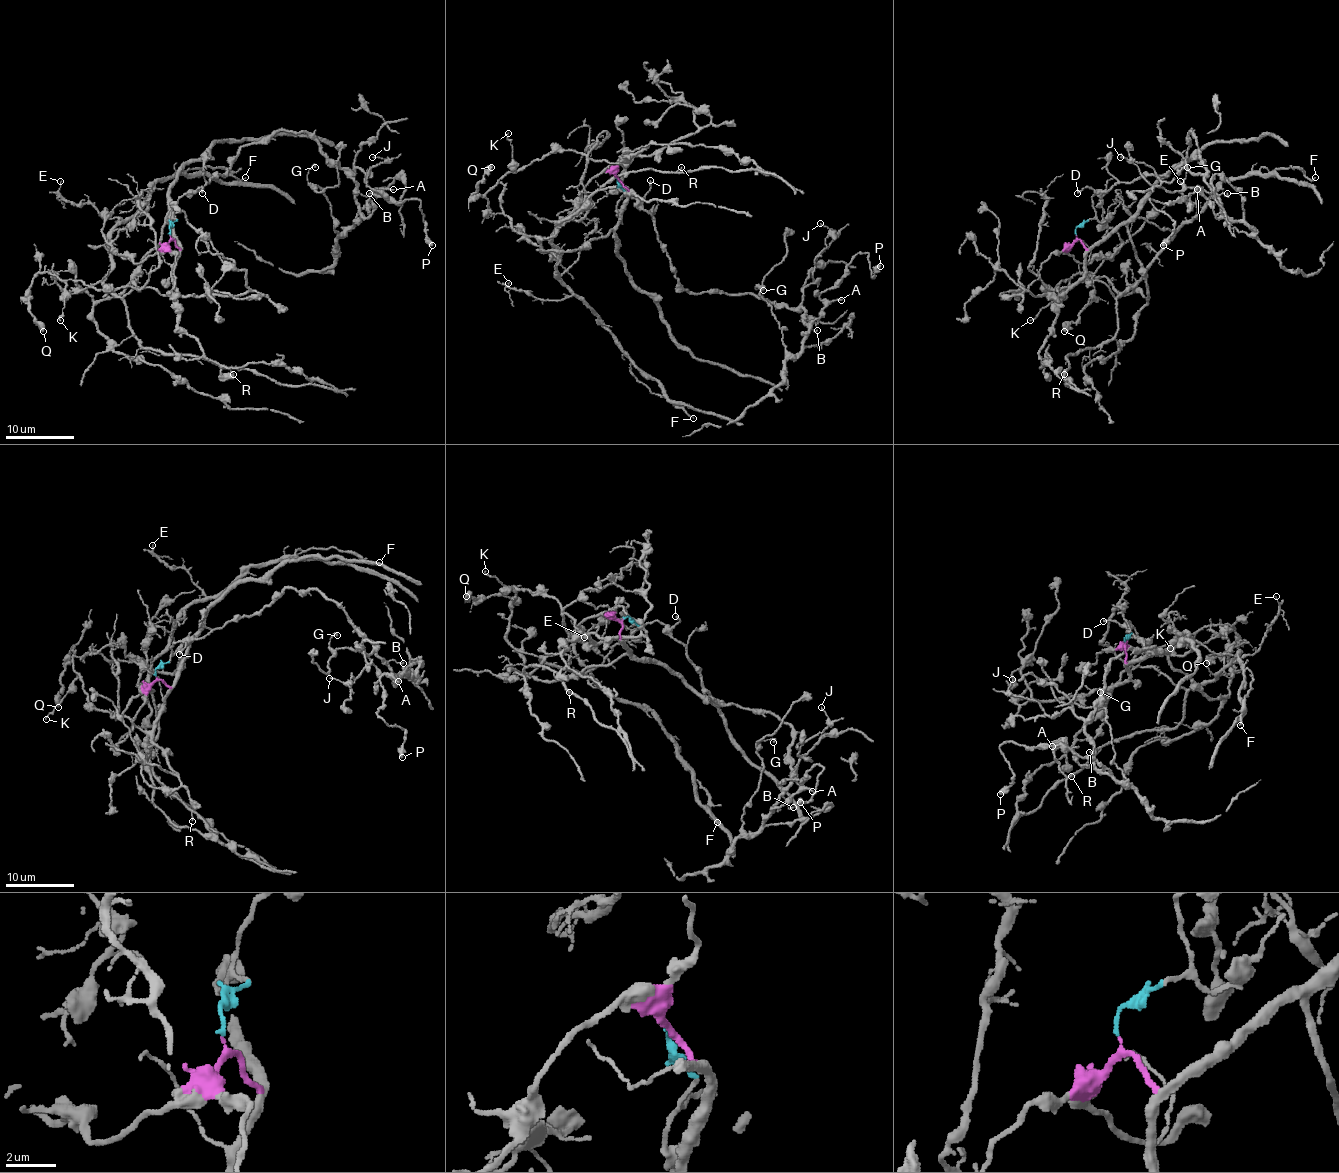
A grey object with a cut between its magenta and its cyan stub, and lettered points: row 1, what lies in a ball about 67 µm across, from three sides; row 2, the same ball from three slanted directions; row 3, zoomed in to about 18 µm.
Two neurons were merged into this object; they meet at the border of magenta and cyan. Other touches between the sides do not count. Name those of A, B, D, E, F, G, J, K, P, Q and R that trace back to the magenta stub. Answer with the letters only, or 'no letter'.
E, F, K, Q, R

